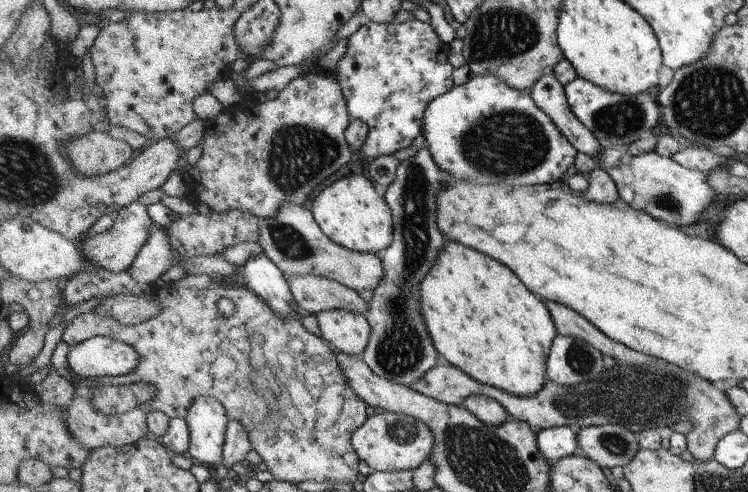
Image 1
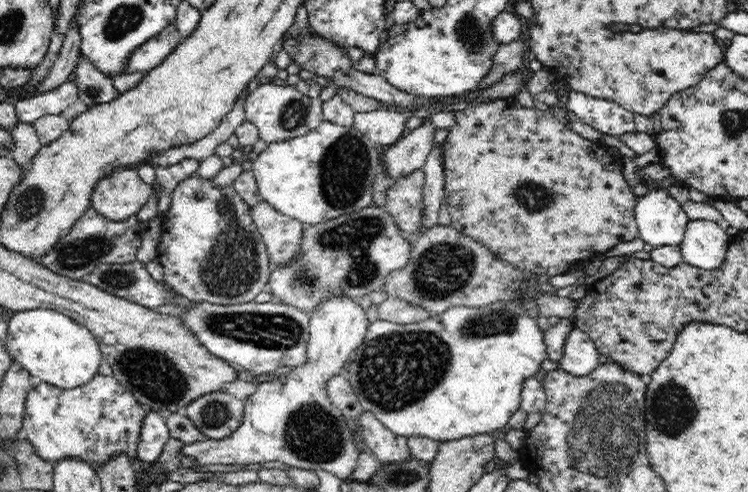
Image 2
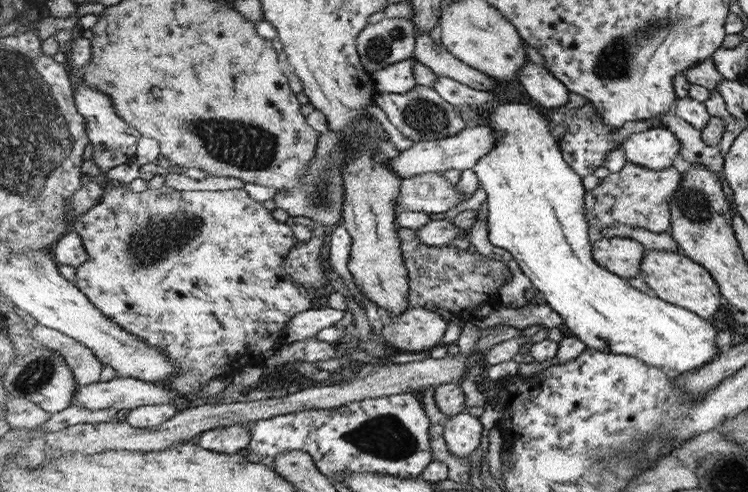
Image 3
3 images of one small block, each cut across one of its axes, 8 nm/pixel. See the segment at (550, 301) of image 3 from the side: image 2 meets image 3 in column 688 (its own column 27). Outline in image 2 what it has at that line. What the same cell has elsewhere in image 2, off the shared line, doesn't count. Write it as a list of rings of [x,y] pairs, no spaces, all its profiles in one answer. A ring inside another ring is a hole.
[[[48,308],[13,312],[8,318],[5,347],[14,362],[22,365],[34,381],[44,381],[58,388],[76,388],[92,380],[103,358],[96,337],[69,316]]]

